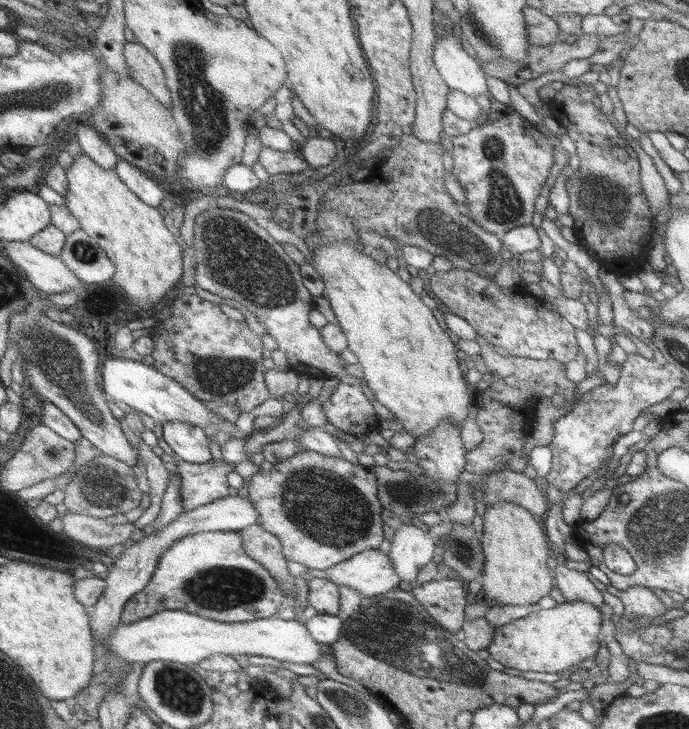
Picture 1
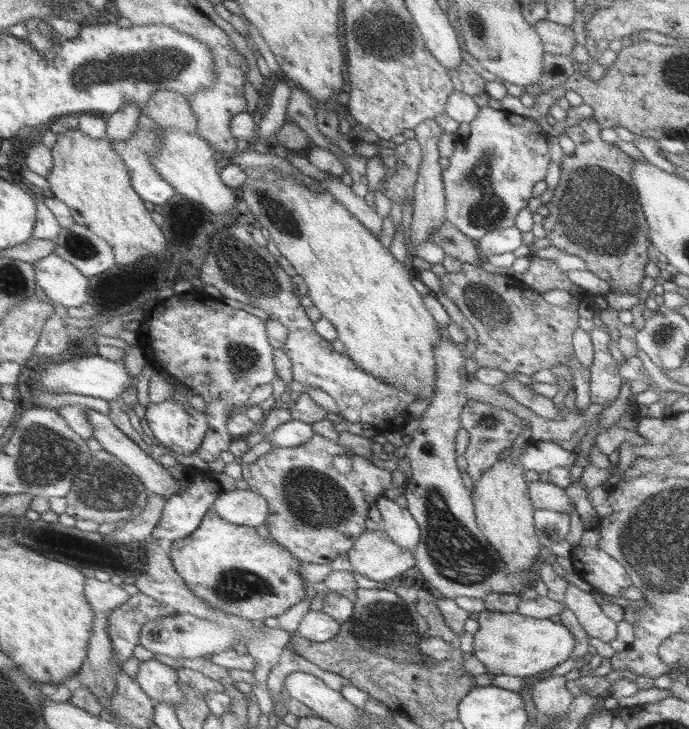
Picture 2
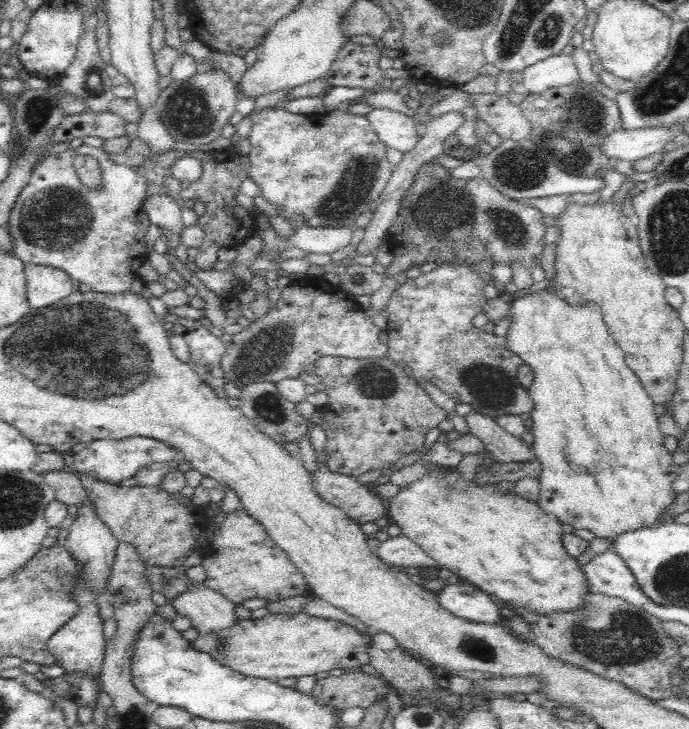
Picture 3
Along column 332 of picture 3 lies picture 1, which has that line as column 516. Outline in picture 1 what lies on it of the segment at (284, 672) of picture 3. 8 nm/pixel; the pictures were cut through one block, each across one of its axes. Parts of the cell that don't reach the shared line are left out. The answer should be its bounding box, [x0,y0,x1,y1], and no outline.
[486,602,601,673]

